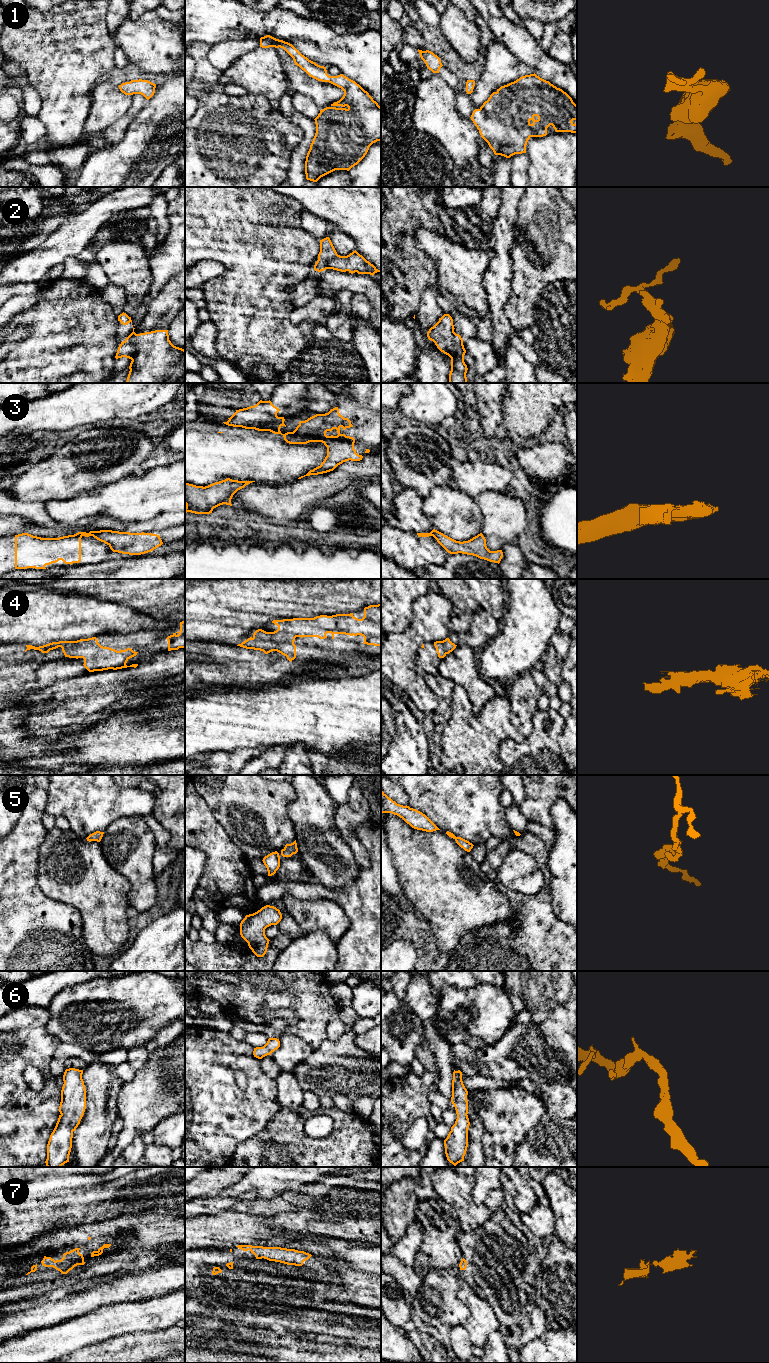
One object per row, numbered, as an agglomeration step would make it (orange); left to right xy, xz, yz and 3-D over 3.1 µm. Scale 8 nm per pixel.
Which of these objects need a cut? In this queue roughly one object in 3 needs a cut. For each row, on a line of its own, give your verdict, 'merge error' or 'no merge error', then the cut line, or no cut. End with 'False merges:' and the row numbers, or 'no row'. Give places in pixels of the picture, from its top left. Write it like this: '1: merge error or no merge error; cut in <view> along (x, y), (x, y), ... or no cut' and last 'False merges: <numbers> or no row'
1: no merge error; no cut
2: merge error; cut in xy along (134, 332), (132, 336), (134, 355), (131, 359)
3: merge error; cut in xy along (89, 532), (91, 535)
4: no merge error; no cut
5: no merge error; no cut
6: no merge error; no cut
7: no merge error; no cut
False merges: 2, 3

